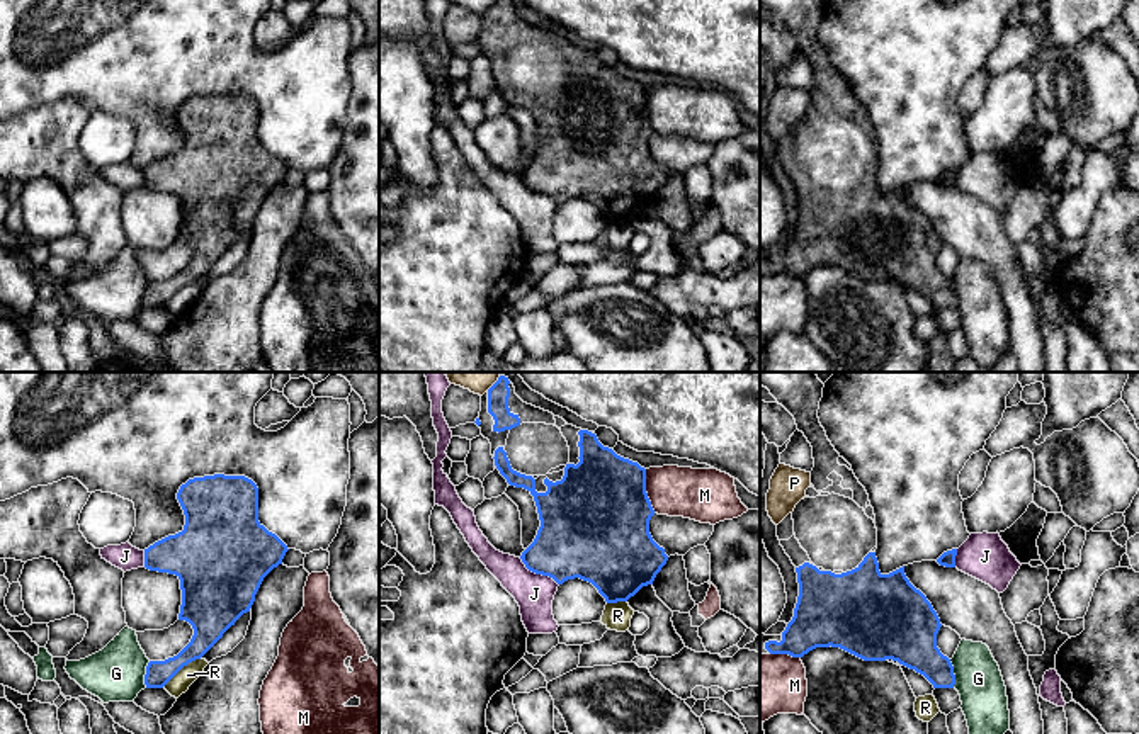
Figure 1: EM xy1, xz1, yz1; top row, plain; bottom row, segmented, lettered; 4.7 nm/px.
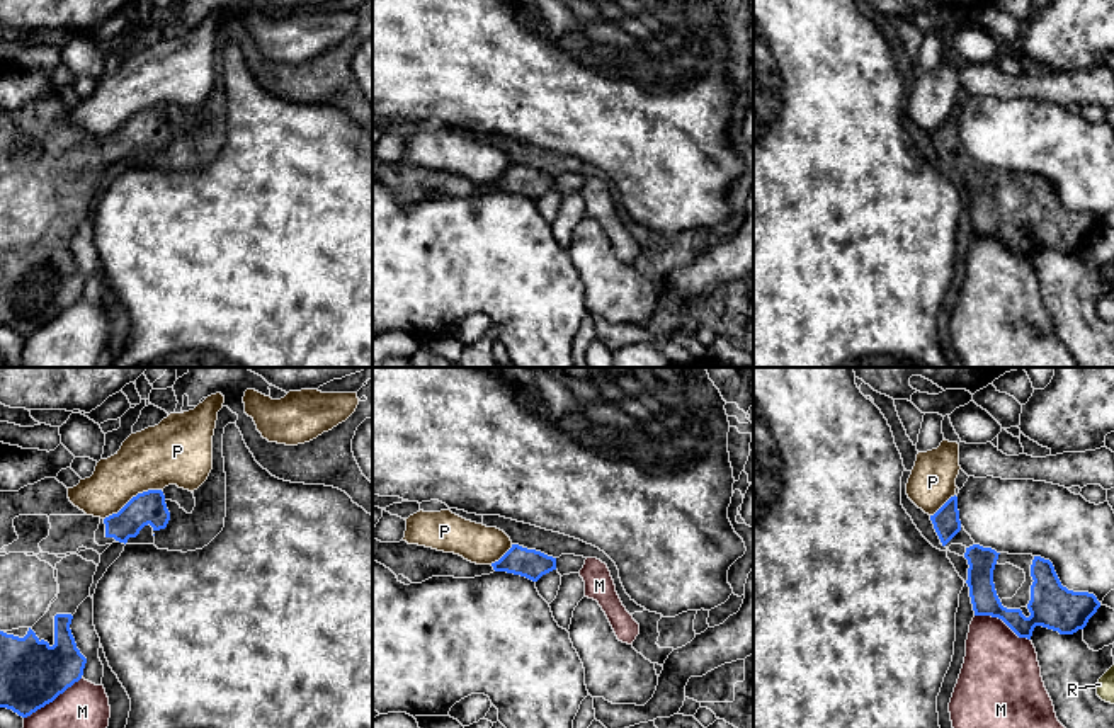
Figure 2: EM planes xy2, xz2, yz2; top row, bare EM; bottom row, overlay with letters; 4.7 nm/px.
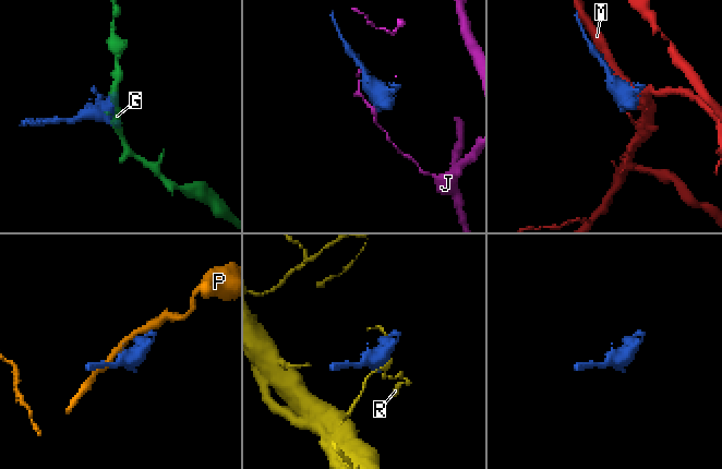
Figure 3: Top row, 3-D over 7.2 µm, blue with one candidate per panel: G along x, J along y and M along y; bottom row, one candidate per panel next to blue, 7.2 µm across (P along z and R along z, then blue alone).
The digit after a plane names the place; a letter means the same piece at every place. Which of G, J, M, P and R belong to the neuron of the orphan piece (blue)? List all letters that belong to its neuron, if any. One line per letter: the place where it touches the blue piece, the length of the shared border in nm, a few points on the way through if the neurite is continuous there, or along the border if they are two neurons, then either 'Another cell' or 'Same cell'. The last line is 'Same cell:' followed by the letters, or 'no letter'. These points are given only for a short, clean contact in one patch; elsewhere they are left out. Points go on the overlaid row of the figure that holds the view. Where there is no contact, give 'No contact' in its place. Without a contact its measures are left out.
G: Touches blue at yz1 (952, 673). Shared border 140 nm. Another cell
J: Touches blue at xz1 (538, 573). Shared border 240 nm. Boundary: xz1 (519, 558), (529, 570), (548, 575), (558, 585). Another cell
M: Touches blue at xy2 (53, 699). Shared border 340 nm. Another cell
P: Touches blue at xy2 (133, 497). Shared border 300 nm. Another cell
R: Touches blue at xy1 (181, 668). Shared border 240 nm. Another cell
Same cell: no letter

